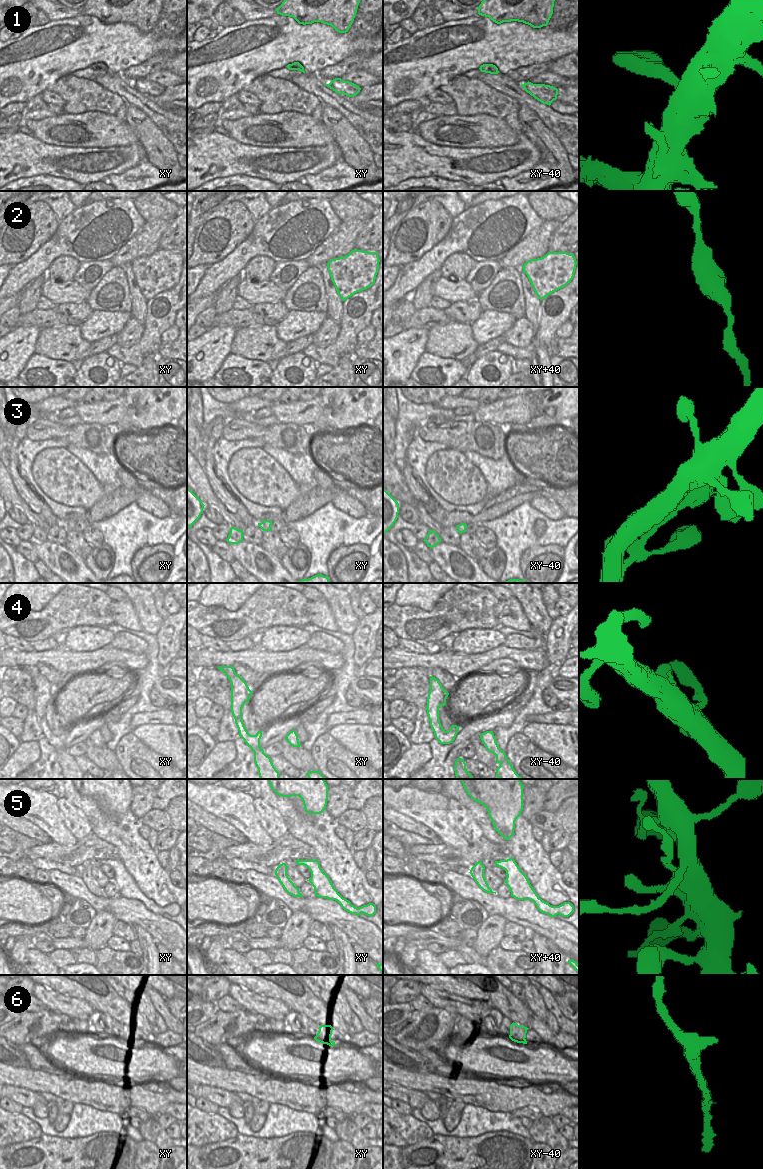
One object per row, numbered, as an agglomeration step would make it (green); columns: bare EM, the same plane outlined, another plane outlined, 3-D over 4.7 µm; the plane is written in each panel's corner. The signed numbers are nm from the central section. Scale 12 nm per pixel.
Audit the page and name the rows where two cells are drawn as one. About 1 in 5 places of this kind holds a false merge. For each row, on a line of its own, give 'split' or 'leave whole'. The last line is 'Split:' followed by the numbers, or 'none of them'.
1: leave whole
2: leave whole
3: leave whole
4: leave whole
5: leave whole
6: leave whole
Split: none of them

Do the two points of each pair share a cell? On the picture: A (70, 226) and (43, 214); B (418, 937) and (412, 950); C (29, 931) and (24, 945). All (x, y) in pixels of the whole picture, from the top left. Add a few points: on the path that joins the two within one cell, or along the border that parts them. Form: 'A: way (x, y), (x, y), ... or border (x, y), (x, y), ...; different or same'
A: border (59, 222), (55, 233), (46, 242); different
B: border (407, 943), (413, 943), (418, 948); different
C: border (16, 936), (30, 937); different

